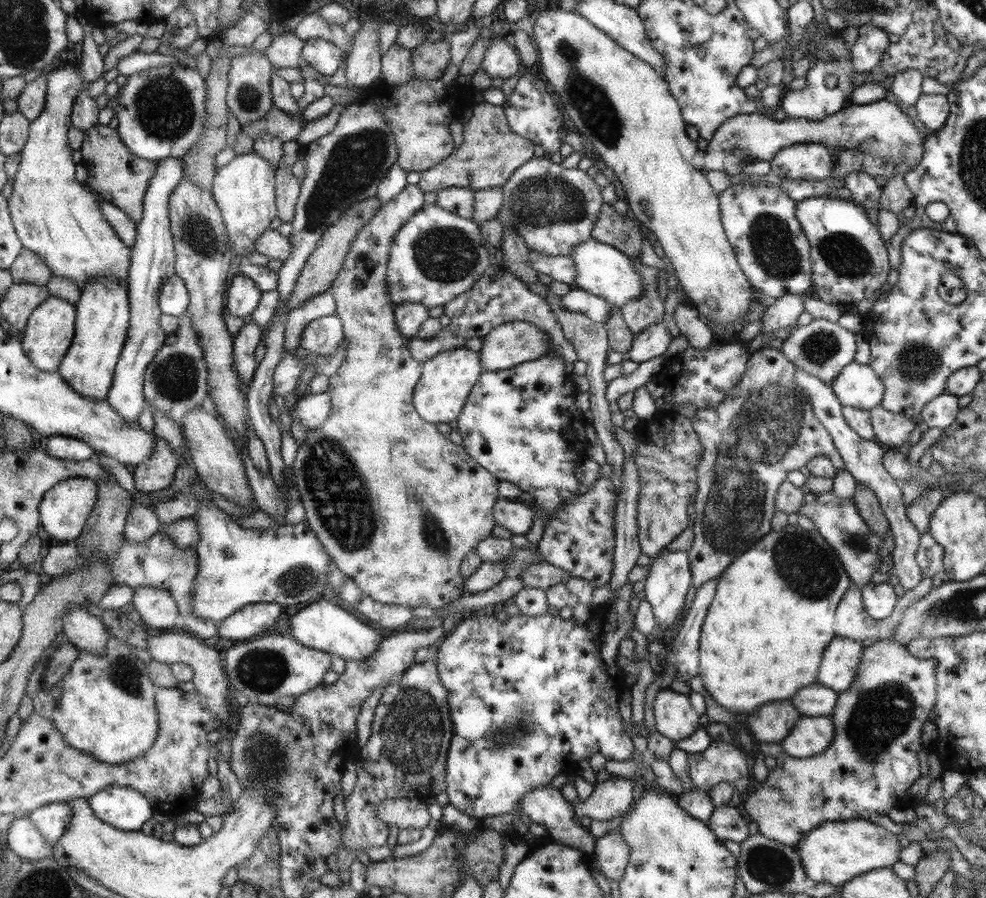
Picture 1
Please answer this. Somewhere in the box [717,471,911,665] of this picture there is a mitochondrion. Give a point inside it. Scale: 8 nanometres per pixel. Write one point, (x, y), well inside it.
(807, 568)

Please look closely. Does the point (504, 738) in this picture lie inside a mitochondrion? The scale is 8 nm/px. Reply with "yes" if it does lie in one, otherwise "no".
yes

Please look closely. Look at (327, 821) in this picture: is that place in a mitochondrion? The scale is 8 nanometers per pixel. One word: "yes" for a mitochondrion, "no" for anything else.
no

